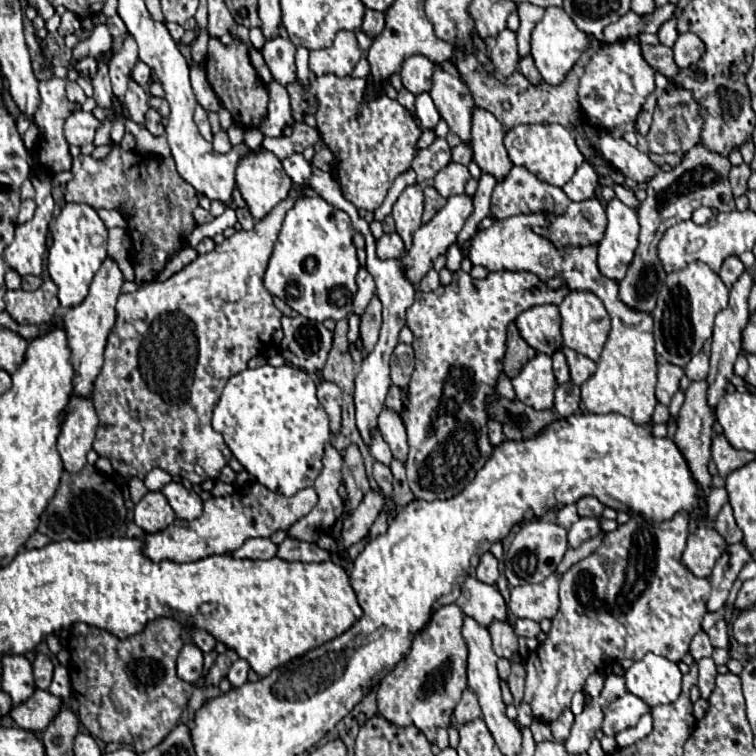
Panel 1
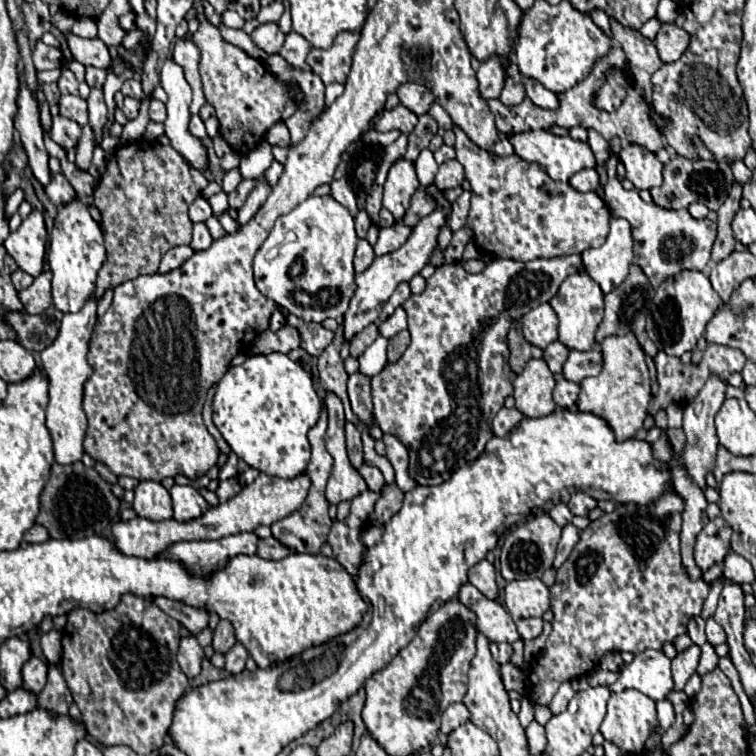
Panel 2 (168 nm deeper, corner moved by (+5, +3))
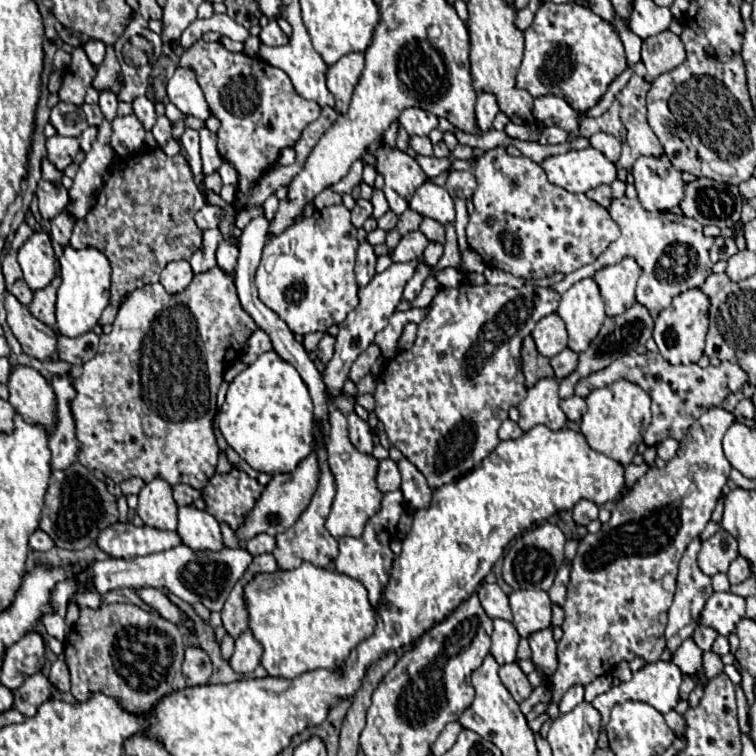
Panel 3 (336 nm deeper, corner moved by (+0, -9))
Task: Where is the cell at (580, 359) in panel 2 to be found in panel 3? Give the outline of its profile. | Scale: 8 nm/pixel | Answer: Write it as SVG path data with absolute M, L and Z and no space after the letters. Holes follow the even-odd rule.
M645 352L645 354L625 354L617 358L611 366L587 378L581 378L575 386L575 394L581 398L587 398L591 390L603 388L605 384L611 384L619 378L625 378L641 386L651 396L653 420L643 436L643 442L647 446L655 446L663 442L665 438L673 438L681 442L685 432L693 424L693 420L697 420L697 416L705 414L709 408L723 406L723 400L731 394L731 390L741 388L747 382L745 372L737 364L731 364L731 362L721 362L721 366L707 366L707 368L701 368L697 364L673 366L659 352Z

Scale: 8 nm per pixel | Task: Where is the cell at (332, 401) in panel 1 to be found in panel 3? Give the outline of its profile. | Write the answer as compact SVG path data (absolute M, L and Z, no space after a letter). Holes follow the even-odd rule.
M329 408L329 442L327 442L327 456L329 456L329 470L335 478L335 500L331 506L331 512L327 516L325 528L329 530L331 536L339 538L339 536L353 536L353 538L361 538L361 532L367 524L367 520L371 516L375 516L381 508L381 490L377 488L375 476L377 476L377 466L379 460L373 460L371 454L359 452L349 436L347 436L347 418L341 410L337 408Z

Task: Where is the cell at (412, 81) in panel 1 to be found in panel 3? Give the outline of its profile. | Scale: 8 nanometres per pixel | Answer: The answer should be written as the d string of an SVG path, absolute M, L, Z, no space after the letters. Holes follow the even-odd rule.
M407 108L405 112L401 112L399 122L409 136L429 136L429 132L437 128L437 116L421 108Z

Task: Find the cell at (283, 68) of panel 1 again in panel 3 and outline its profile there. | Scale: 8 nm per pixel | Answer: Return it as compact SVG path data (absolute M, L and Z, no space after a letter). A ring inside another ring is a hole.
M269 20L269 24L265 28L261 28L261 34L259 34L261 42L267 44L267 46L283 46L287 42L287 36L285 32L279 28L277 20Z

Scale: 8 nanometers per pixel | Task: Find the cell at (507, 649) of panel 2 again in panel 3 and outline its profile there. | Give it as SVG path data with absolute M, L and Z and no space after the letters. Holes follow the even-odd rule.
M513 662L513 664L501 666L499 676L501 676L501 682L505 684L505 688L511 692L511 696L513 696L517 702L523 702L525 698L529 698L529 694L531 694L531 684L529 684L527 676L523 674L523 670L519 668L519 664Z

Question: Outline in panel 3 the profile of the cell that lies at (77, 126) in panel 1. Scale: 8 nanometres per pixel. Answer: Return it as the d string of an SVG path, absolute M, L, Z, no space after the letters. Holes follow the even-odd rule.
M55 134L47 140L47 160L61 172L73 162L77 152L79 152L77 138L65 138L65 136Z

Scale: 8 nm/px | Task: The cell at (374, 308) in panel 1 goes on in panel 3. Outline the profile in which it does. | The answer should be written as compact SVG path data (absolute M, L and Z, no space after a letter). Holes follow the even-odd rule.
M371 344L355 362L353 362L353 366L351 366L351 372L349 372L349 378L357 384L365 374L369 374L371 372L371 366L377 362L377 358L381 356L381 352L379 352L379 348L375 346L375 344Z

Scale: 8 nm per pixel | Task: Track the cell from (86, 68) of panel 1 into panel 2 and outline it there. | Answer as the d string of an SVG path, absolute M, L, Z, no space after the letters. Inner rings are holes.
M87 66L85 69L85 81L91 88L101 88L106 80L107 74L108 72L105 69Z

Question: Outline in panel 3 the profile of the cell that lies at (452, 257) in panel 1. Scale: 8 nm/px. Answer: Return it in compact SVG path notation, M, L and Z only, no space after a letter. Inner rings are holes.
M423 218L421 220L421 228L419 228L429 240L433 242L445 242L445 230L443 230L443 224L439 224L437 220L433 218Z

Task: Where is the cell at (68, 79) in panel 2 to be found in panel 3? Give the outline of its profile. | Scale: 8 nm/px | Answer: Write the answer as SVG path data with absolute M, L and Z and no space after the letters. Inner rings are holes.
M81 46L73 48L71 56L73 56L73 60L63 76L63 84L59 88L59 98L63 102L71 102L71 104L81 106L85 92L97 74L97 68L89 62L89 58Z

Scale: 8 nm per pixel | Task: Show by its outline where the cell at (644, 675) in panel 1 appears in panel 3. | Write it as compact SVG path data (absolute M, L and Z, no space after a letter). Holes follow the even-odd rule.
M669 660L669 662L653 662L653 664L645 664L639 672L633 674L633 678L629 682L621 682L619 686L613 686L609 692L599 694L591 704L599 710L601 714L601 728L605 728L607 720L609 720L609 712L615 704L619 702L627 702L627 700L639 700L645 702L649 706L653 706L655 710L659 710L661 714L667 714L669 710L675 708L675 704L679 702L679 686L681 686L681 670Z

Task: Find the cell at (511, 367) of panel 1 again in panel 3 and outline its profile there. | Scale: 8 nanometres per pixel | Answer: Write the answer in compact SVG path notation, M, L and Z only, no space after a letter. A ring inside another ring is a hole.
M527 336L523 340L523 348L521 348L521 366L523 366L523 374L525 374L525 386L531 388L537 380L553 376L553 368L549 364L547 358L543 358L537 352L537 346L533 342L531 336Z

